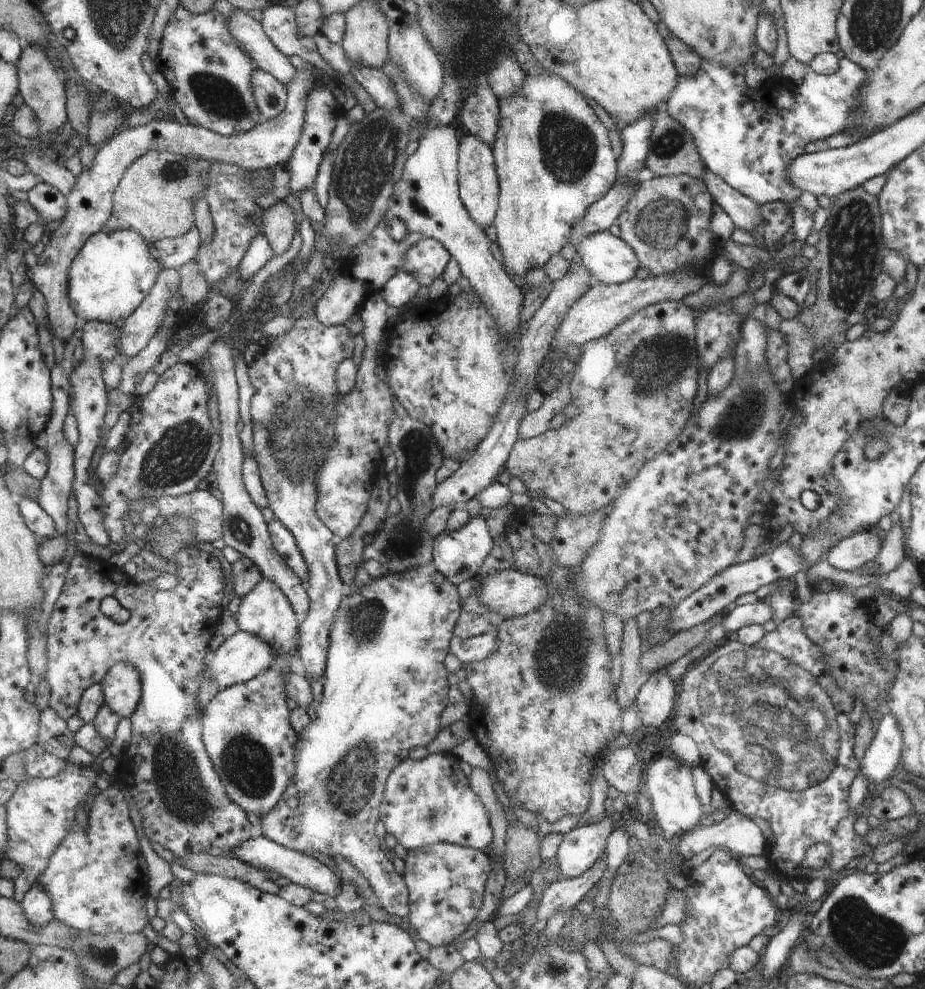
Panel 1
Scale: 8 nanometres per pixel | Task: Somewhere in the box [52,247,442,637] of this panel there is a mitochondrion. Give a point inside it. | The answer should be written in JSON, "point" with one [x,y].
{"point":[296,456]}

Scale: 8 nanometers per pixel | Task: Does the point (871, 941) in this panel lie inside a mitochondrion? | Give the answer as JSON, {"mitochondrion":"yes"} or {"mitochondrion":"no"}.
{"mitochondrion":"yes"}

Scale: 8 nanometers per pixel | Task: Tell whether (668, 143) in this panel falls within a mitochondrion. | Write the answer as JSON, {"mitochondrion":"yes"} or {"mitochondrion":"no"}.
{"mitochondrion":"yes"}

